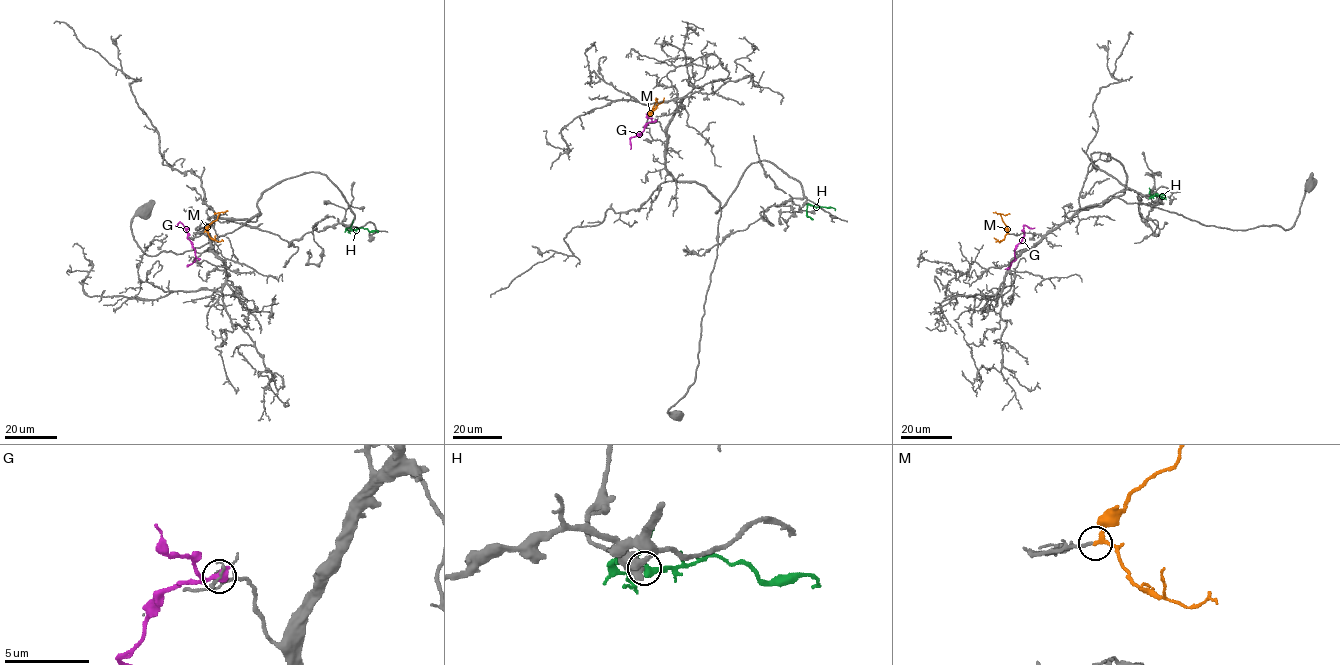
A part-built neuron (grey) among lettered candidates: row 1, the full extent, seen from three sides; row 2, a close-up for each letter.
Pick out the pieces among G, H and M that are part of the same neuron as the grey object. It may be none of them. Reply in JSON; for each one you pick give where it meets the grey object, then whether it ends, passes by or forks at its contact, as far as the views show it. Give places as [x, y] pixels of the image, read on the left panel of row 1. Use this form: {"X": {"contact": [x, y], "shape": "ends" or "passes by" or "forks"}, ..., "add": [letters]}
{"M": {"contact": [204, 231], "shape": "passes by"}, "add": ["M"]}

